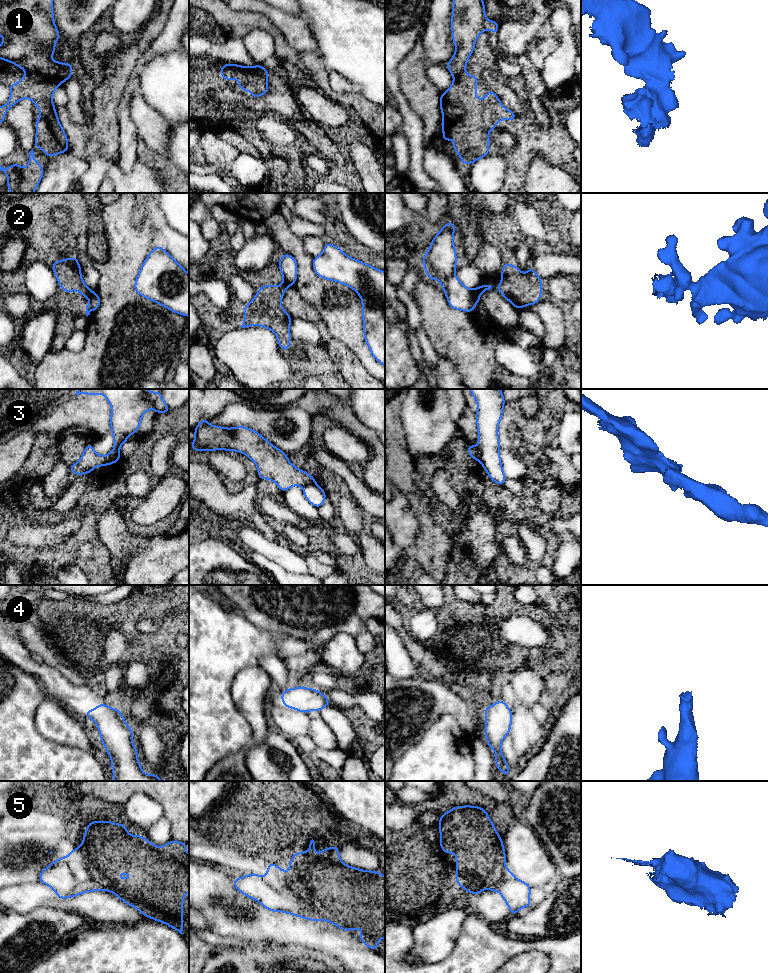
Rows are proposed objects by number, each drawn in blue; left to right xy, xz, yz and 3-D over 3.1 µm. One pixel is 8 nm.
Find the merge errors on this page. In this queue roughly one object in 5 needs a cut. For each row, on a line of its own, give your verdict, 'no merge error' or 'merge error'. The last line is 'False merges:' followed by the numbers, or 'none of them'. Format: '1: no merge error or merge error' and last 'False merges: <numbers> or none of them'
1: merge error
2: merge error
3: merge error
4: no merge error
5: merge error
False merges: 1, 2, 3, 5

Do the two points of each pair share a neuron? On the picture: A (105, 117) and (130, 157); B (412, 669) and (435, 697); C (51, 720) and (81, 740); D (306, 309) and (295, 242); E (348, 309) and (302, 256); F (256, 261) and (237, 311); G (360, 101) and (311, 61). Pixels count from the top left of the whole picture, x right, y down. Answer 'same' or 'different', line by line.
A: different
B: different
C: same
D: different
E: same
F: different
G: same

